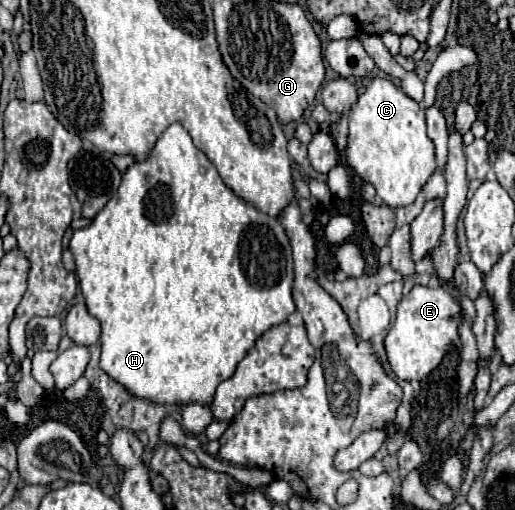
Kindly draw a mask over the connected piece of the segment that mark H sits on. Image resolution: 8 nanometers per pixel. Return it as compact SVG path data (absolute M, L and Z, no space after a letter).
M172 123L172 125L160 135L156 147L152 149L152 153L150 153L150 157L148 157L146 161L134 163L134 165L124 173L122 183L120 183L120 187L118 187L118 193L116 193L116 195L108 201L108 205L94 217L94 221L92 221L88 227L84 227L84 229L74 231L74 237L72 237L72 241L70 241L70 251L72 251L74 261L76 261L76 275L78 275L78 281L80 281L80 291L82 291L82 295L84 295L84 299L86 299L88 313L94 315L94 317L100 321L100 325L102 325L102 333L100 333L100 345L102 345L100 367L102 367L114 381L118 381L130 395L134 395L134 397L138 397L138 399L148 399L148 401L152 401L152 403L164 403L164 405L190 405L190 403L200 403L200 405L204 405L204 407L210 407L210 403L212 403L212 399L214 399L216 387L218 387L224 379L230 379L230 377L234 375L236 365L238 365L238 363L244 359L244 355L254 347L256 339L262 337L262 333L266 333L270 327L284 323L284 321L294 313L294 309L296 309L296 307L294 307L294 301L292 301L292 281L294 281L294 271L292 271L292 249L290 249L288 237L286 237L286 233L284 233L284 227L280 225L278 219L274 219L274 217L270 217L270 215L266 215L266 213L260 213L256 207L252 207L252 205L244 203L242 199L238 199L238 197L232 193L232 189L228 189L228 187L222 183L222 179L220 179L216 167L214 167L214 165L208 161L208 157L192 143L192 137L188 135L188 131L186 131L180 123Z

